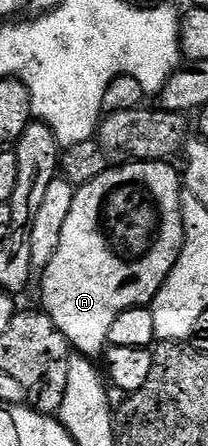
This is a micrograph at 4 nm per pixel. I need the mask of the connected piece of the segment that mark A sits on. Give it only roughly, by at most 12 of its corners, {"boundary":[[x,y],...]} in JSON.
{"boundary":[[172,163],[76,189],[45,315],[97,358],[185,245]]}

